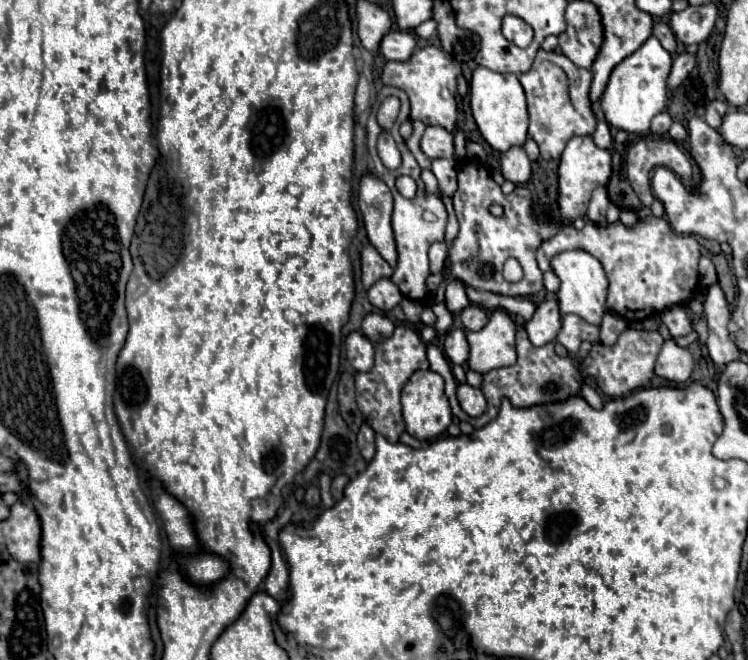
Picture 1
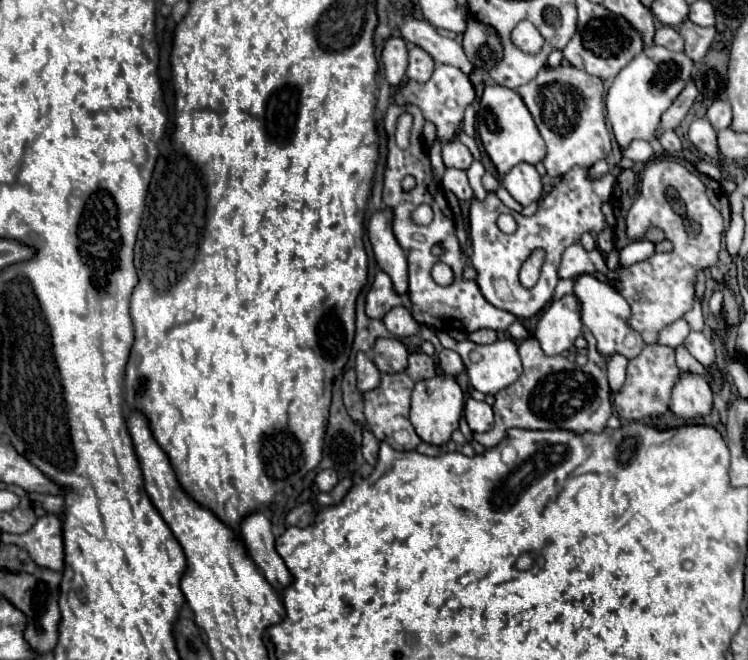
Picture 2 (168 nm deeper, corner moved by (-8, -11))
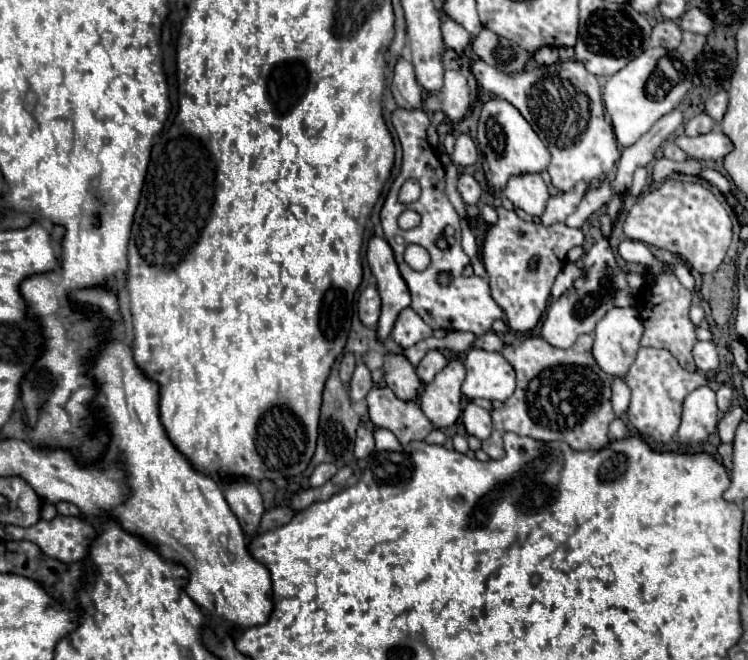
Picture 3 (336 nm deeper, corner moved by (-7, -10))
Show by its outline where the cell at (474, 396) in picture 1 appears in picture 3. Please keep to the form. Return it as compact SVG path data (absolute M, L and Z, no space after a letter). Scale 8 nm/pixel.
M469 402L463 410L463 424L467 434L477 436L479 440L485 440L491 434L491 412Z

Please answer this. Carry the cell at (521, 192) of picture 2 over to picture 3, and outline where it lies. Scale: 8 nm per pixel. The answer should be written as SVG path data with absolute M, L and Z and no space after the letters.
M523 174L509 180L503 196L507 196L515 208L525 210L529 216L541 216L549 200L549 190L539 174Z

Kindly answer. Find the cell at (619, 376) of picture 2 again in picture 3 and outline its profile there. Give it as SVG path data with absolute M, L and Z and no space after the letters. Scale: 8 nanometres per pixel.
M615 378L615 380L613 380L613 396L611 396L611 402L613 402L613 410L615 410L615 414L617 414L619 418L627 412L629 400L631 400L631 390L629 390L629 386L627 386L621 378Z

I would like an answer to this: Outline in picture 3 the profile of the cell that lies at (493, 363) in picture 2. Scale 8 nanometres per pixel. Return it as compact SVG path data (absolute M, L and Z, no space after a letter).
M471 348L467 354L467 378L461 392L467 400L487 398L505 402L515 390L515 370L499 352Z

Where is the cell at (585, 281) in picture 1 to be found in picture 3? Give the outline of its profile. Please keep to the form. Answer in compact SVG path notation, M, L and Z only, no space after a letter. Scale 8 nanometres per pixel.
M613 308L595 328L593 356L603 372L625 378L643 336L643 324L635 308Z

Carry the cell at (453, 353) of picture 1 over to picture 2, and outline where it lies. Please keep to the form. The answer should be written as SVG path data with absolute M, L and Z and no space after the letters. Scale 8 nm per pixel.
M442 349L440 351L440 365L442 365L442 369L444 369L444 373L446 375L460 375L460 373L464 373L466 371L466 367L464 367L464 361L460 359L460 355L456 353L456 351L452 351L452 349Z

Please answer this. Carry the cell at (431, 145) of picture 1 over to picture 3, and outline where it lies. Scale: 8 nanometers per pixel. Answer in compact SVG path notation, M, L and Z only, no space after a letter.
M459 134L457 136L453 156L447 156L447 154L441 156L441 162L445 166L449 162L455 162L457 166L471 166L471 164L475 164L475 160L477 160L477 146L475 146L475 142L471 140L469 134Z

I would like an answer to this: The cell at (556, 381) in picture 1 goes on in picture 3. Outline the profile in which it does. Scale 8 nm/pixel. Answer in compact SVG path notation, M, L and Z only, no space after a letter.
M525 338L521 346L505 346L501 352L505 360L513 366L517 374L517 388L513 396L509 396L503 404L503 408L493 410L493 434L483 442L483 450L493 458L499 460L503 458L503 434L505 432L515 432L519 436L529 436L539 442L567 442L573 450L601 450L607 446L607 428L609 422L615 418L613 408L611 408L611 376L605 374L599 364L595 362L591 354L593 338L589 344L589 350L577 348L575 344L571 348L555 348L543 338Z

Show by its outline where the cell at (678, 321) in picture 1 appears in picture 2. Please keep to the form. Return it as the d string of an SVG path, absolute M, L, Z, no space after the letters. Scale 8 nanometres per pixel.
M690 331L688 337L684 339L684 347L690 351L694 359L698 359L704 367L710 367L714 363L714 343L706 339L704 333Z

